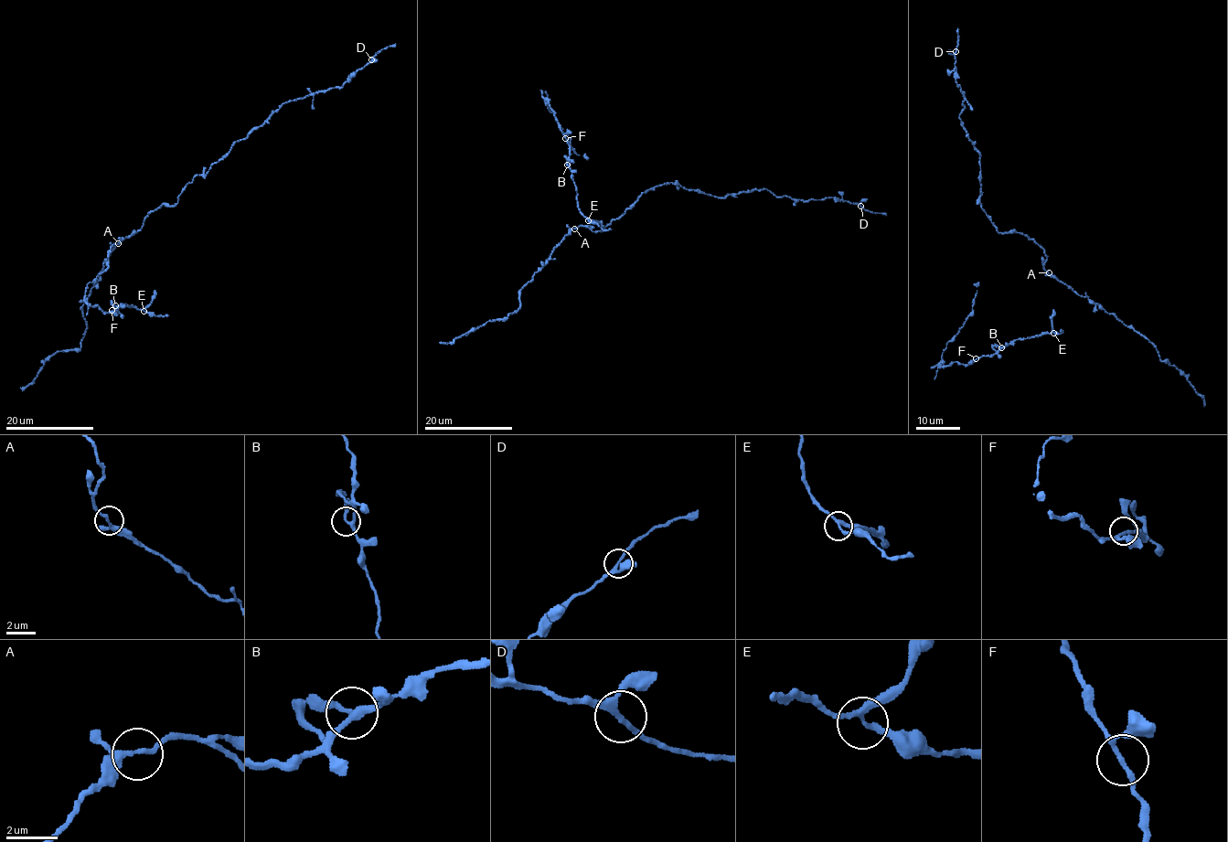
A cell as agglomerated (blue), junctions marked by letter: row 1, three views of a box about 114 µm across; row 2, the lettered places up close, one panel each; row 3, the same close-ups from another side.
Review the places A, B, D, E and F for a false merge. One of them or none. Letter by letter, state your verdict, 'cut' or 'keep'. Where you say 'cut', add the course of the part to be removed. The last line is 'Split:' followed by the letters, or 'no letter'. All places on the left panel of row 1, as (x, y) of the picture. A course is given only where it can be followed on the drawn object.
A: keep
B: keep
D: keep
E: keep
F: keep
Split: no letter

